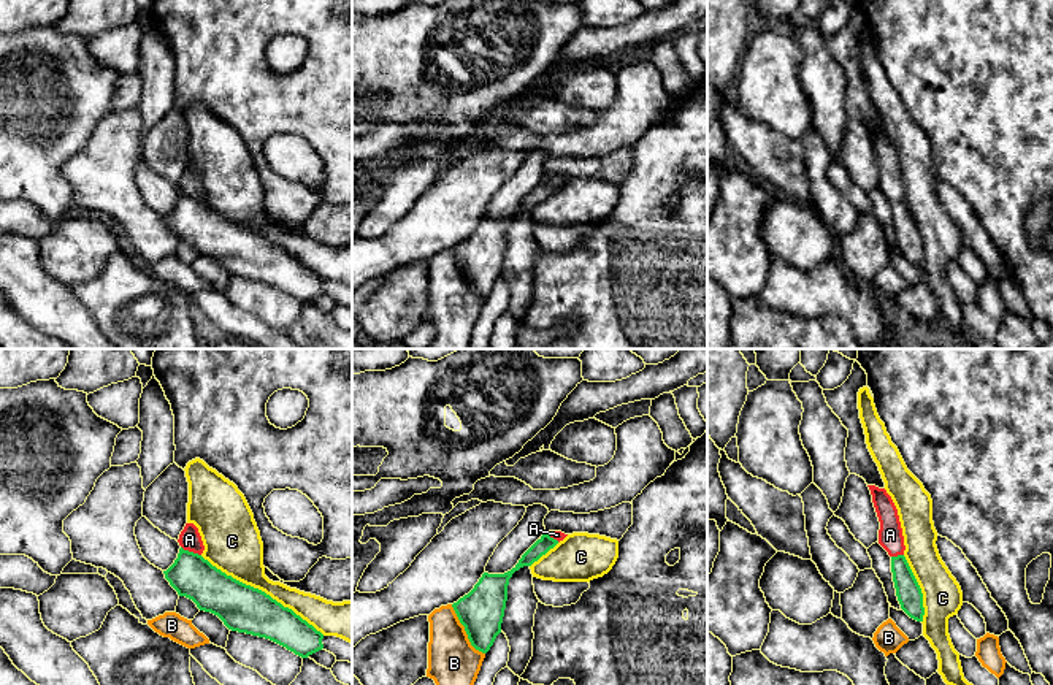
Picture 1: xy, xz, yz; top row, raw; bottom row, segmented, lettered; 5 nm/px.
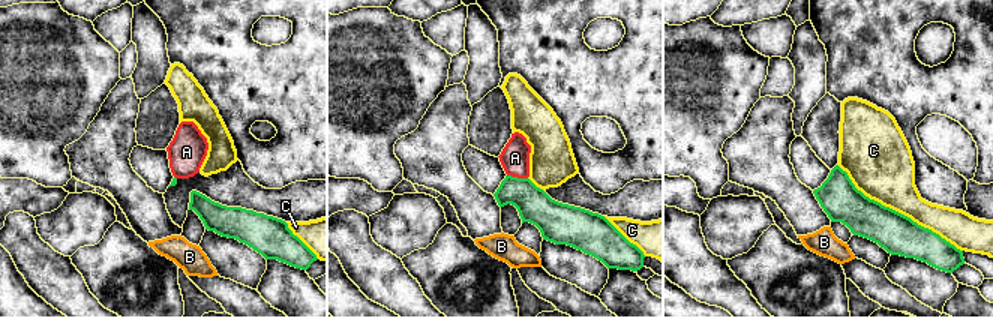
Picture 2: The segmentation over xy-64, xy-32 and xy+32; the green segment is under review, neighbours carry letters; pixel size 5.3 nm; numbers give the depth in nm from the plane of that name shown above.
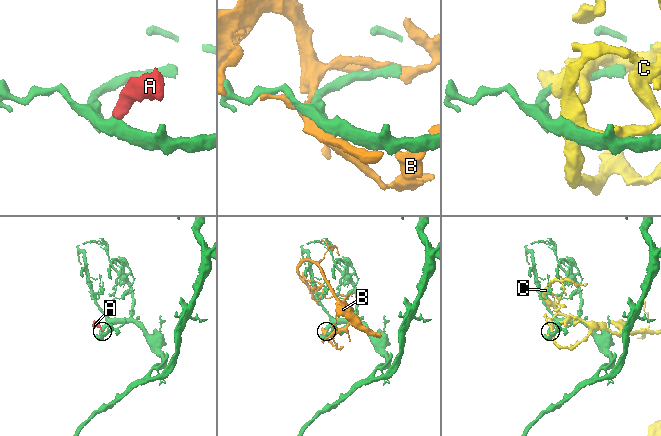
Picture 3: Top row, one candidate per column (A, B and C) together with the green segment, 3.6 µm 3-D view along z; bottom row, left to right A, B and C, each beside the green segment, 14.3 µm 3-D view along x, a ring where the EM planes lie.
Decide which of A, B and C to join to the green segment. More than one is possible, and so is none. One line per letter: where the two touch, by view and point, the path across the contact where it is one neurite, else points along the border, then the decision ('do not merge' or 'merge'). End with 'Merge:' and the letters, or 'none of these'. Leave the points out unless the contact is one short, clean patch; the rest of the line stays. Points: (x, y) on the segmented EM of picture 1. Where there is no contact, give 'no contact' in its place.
A: xy (191, 552) | along xy (181, 546), (200, 555) | do not merge
B: xz (465, 630) | do not merge
C: xy (260, 590) | do not merge
Merge: none of these

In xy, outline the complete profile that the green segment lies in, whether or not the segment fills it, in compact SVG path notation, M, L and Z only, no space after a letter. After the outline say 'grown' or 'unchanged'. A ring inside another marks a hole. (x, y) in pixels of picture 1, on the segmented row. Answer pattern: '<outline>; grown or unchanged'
M181 547L163 574L179 596L217 615L232 631L270 639L301 658L324 649L324 634L292 609L227 576L198 553Z; unchanged

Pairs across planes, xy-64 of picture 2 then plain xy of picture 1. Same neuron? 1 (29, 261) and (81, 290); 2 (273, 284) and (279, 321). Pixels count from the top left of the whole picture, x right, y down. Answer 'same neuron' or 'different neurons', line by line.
1: different neurons
2: different neurons

